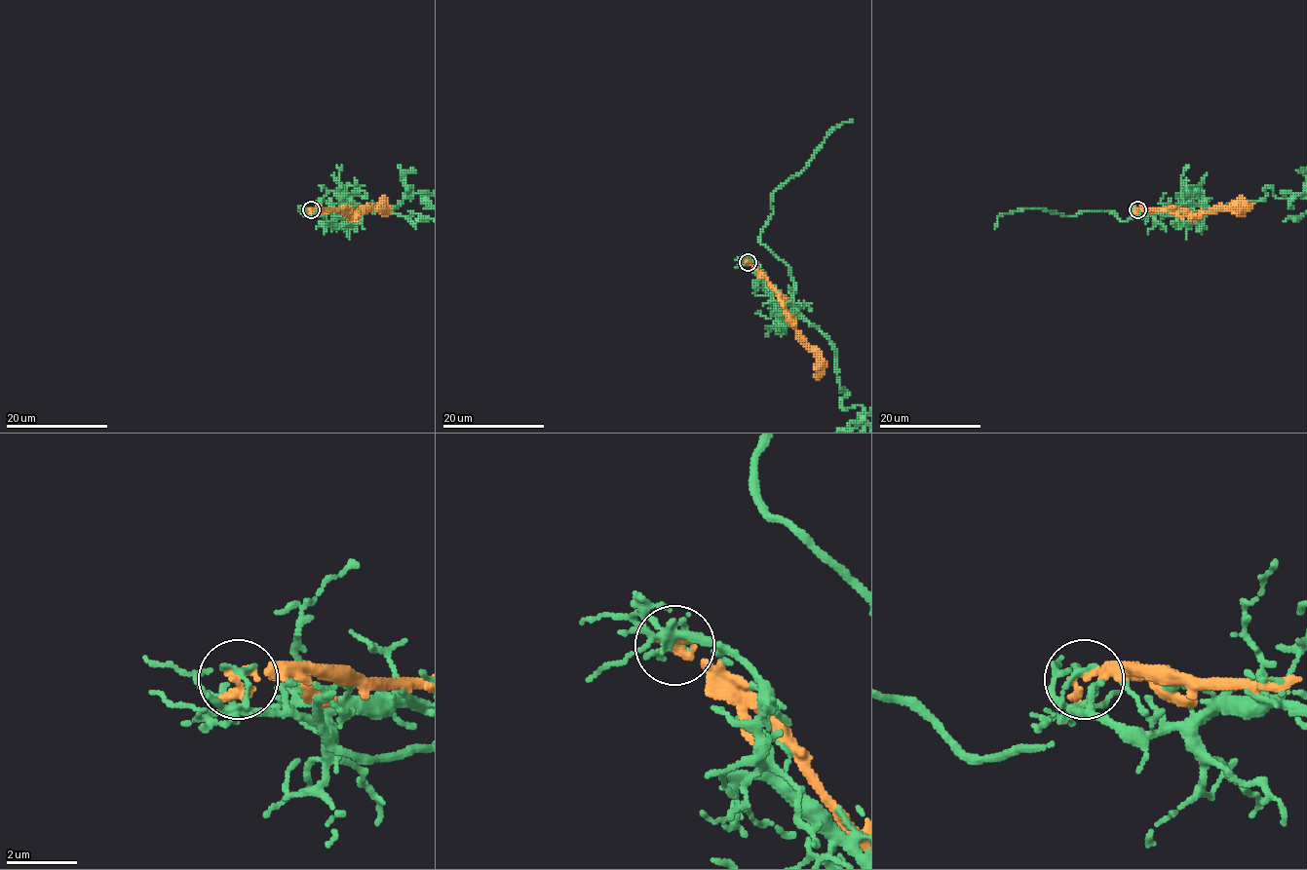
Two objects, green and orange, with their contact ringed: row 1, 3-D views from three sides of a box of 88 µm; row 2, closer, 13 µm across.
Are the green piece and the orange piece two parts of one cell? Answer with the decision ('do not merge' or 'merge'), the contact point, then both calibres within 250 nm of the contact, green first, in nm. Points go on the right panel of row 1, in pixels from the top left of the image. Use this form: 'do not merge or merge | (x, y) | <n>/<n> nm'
do not merge | (1137, 209) | 180/320 nm

